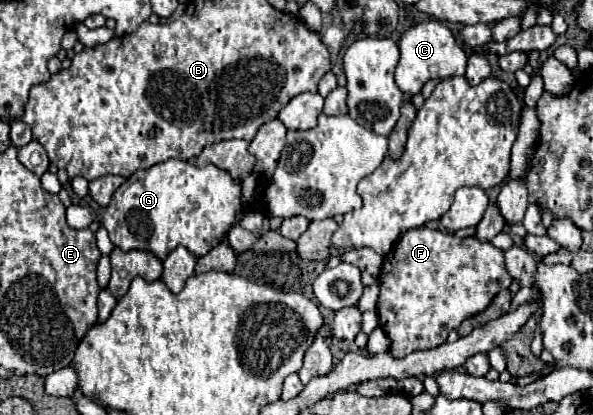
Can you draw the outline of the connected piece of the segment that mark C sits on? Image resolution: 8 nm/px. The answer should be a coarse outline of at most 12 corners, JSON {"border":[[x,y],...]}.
{"border":[[438,20],[400,38],[396,84],[462,76],[466,52]]}

